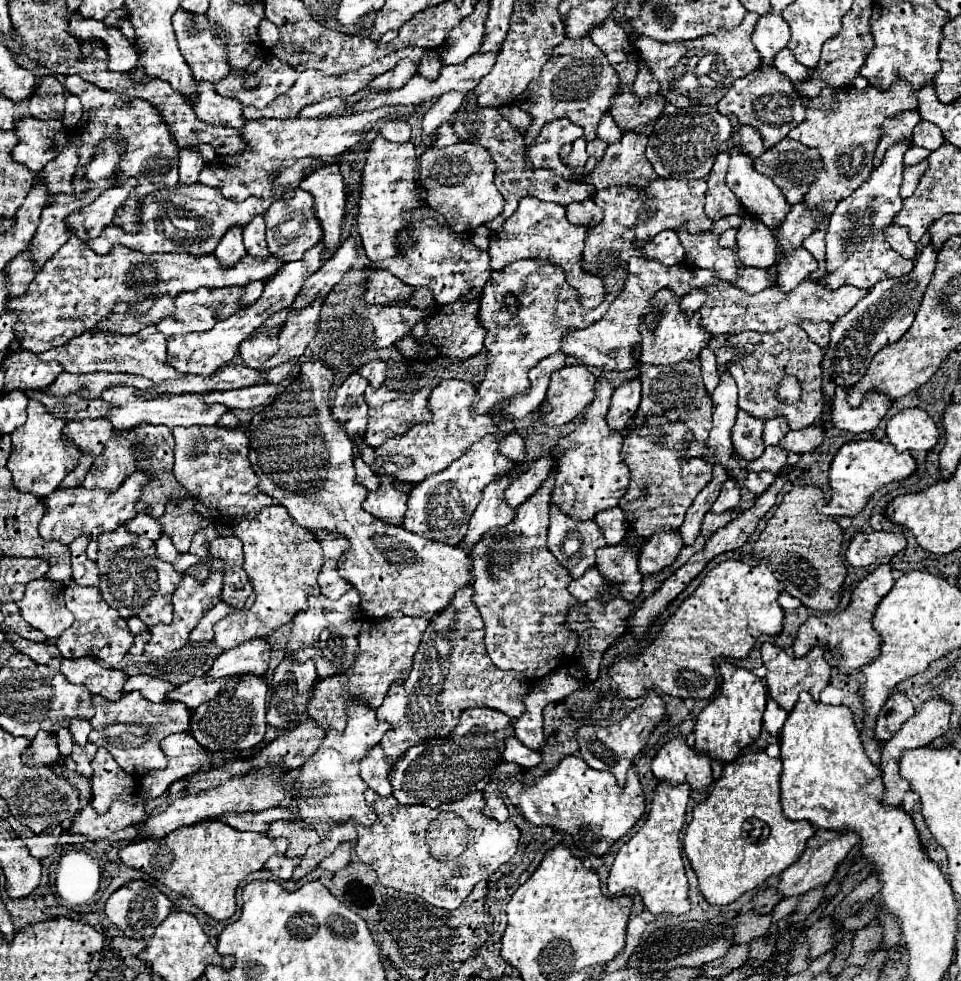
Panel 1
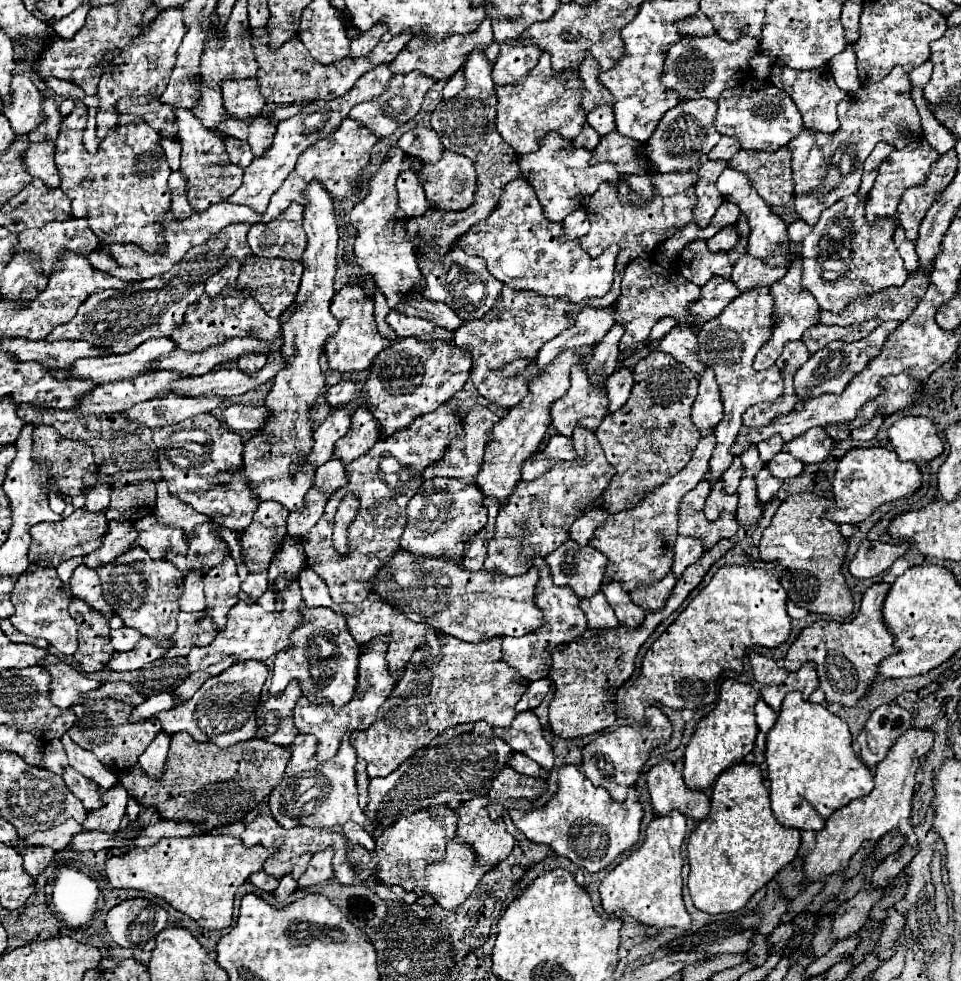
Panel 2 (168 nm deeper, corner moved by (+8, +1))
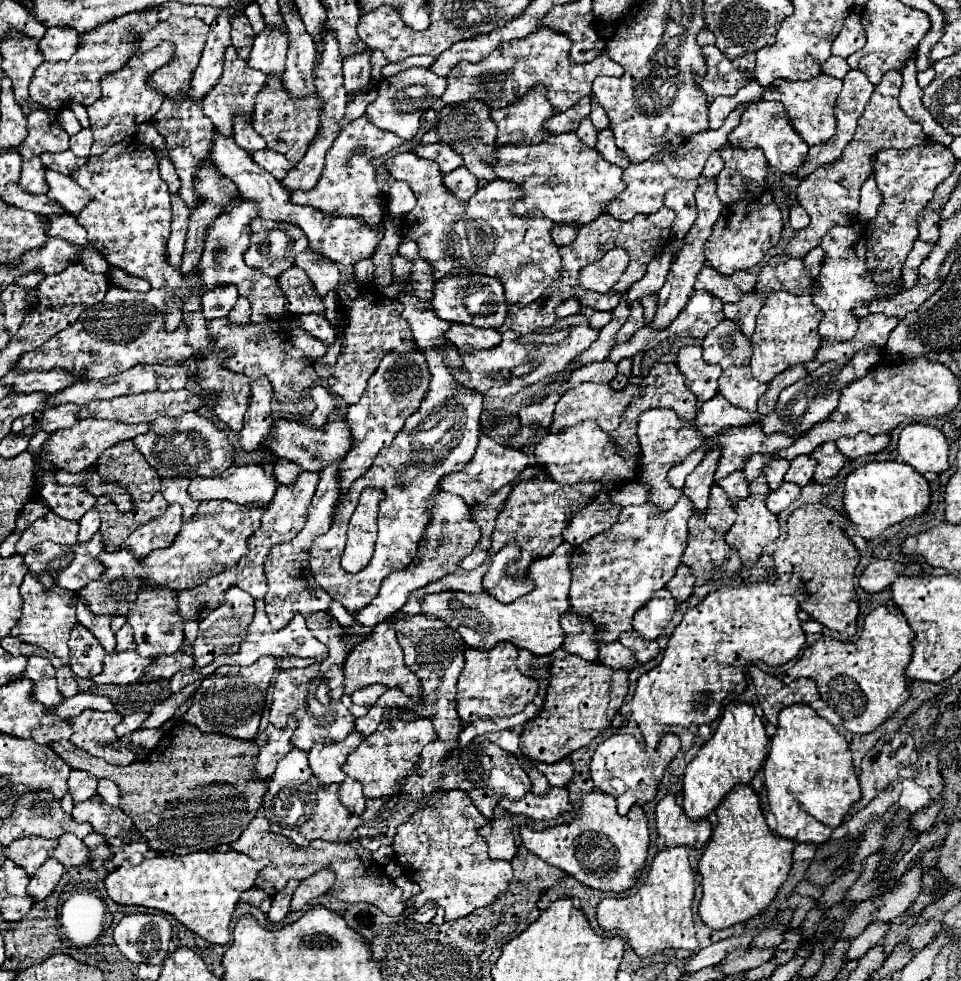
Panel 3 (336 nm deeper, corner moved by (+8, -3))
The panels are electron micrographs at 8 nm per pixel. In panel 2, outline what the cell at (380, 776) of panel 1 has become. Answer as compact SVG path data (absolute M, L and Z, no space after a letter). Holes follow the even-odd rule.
M362 760L356 762L356 786L358 786L358 794L360 794L360 806L366 808L368 804L368 776L366 776L366 764L362 764Z

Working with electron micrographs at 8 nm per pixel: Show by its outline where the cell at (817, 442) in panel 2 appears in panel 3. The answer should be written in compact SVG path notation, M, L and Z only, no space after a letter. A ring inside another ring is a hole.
M834 442L822 444L822 448L816 448L810 456L814 456L814 460L816 460L814 478L820 484L828 484L830 478L834 478L838 474L838 470L842 468L842 464L848 460L846 456L842 456L842 452L838 452Z

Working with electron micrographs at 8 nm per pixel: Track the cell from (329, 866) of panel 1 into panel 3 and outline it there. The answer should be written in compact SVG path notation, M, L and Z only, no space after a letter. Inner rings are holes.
M324 868L318 874L312 874L308 878L304 878L300 882L300 886L296 888L296 892L292 894L292 910L300 910L304 904L308 904L312 898L318 898L320 894L328 892L330 886L334 884L334 872L330 872L330 868Z

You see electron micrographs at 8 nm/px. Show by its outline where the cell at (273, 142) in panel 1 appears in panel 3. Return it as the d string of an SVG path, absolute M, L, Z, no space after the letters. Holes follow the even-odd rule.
M410 68L406 72L400 72L398 76L384 78L378 84L378 98L366 108L366 118L382 128L388 130L404 140L410 140L418 128L420 128L420 116L444 94L446 80L430 72L428 68Z

